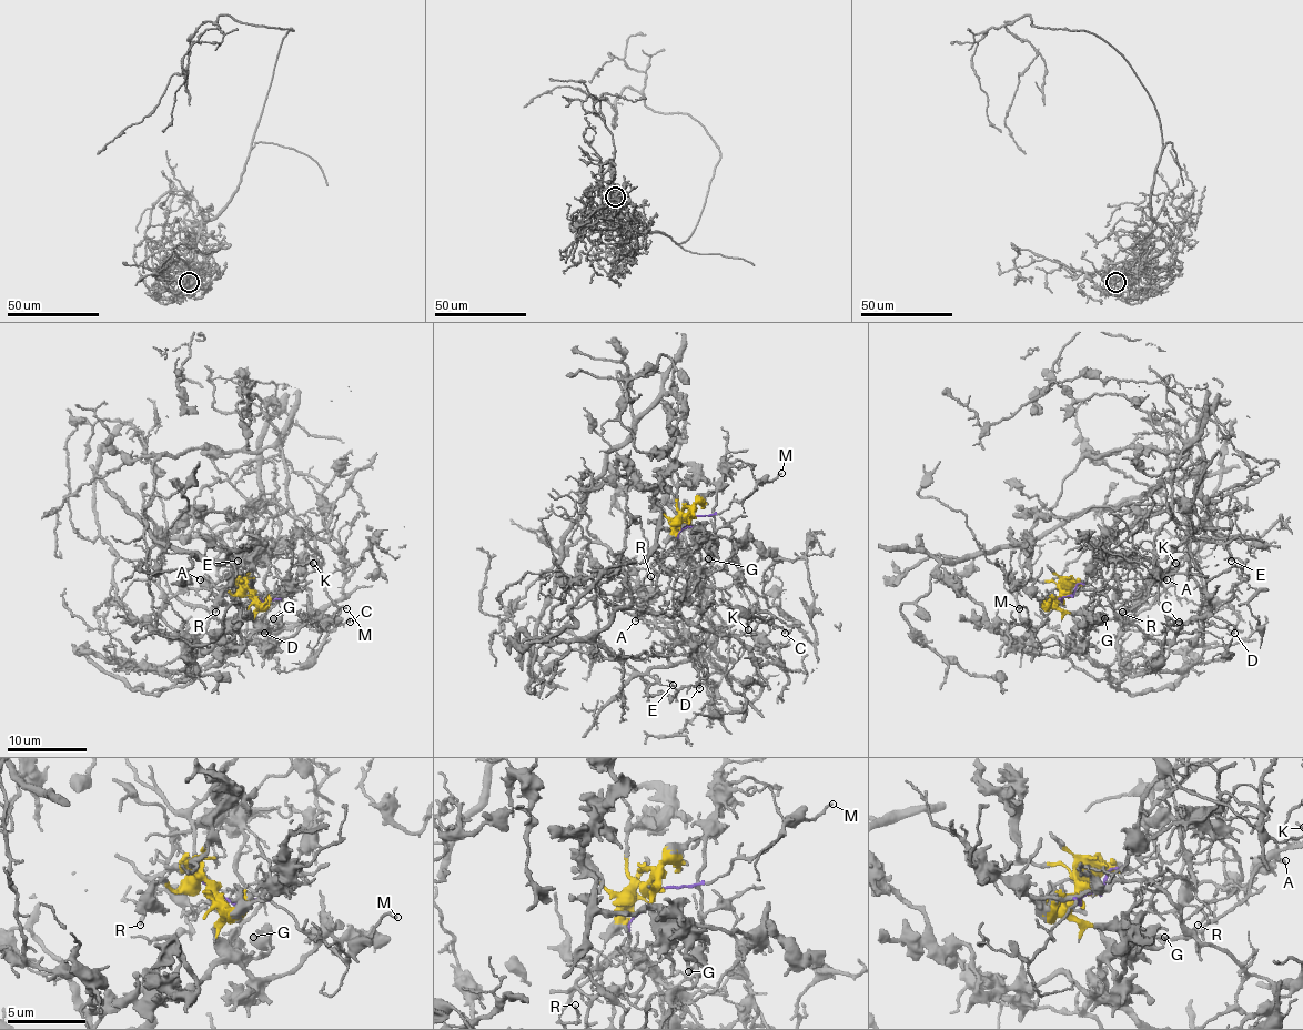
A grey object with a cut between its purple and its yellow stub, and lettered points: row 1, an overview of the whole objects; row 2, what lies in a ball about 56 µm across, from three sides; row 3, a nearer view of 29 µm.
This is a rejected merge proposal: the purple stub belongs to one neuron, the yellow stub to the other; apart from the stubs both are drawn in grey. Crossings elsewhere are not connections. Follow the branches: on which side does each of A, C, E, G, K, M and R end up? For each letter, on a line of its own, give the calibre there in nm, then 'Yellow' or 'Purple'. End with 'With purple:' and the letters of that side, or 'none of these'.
A: Thickness 260 nm. Yellow
C: Thickness 200 nm. Yellow
E: Thickness 120 nm. Yellow
G: Thickness 260 nm. Yellow
K: Thickness 140 nm. Yellow
M: Thickness 130 nm. Purple
R: Thickness 140 nm. Yellow
With purple: M

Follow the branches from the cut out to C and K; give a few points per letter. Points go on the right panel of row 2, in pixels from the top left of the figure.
C: (1066, 595), (1076, 585), (1098, 588), (1096, 563), (1115, 537), (1108, 533), (1153, 565), (1157, 601), (1179, 623)
K: (1066, 595), (1076, 585), (1098, 588), (1103, 577), (1096, 563), (1115, 537), (1108, 533), (1163, 568), (1174, 563)

